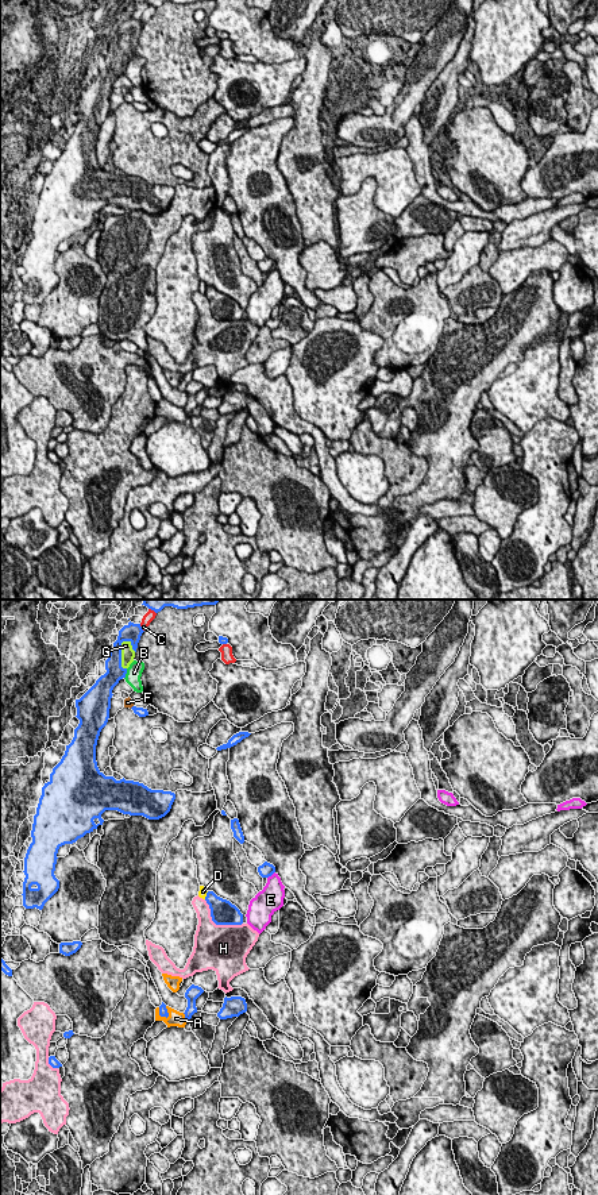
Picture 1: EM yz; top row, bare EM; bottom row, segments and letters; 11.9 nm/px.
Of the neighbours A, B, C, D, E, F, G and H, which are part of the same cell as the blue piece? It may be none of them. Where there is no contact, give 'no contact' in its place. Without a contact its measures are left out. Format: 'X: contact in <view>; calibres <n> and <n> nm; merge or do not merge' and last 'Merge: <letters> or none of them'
A: contact in yz; calibres 120 and 190 nm; merge
B: contact in yz; calibres 200 and 190 nm; do not merge
C: contact in yz; calibres 220 and 120 nm; do not merge
D: contact in yz; calibres 280 and 100 nm; do not merge
E: contact in yz; calibres 170 and 280 nm; do not merge
F: no contact; do not merge
G: contact in yz; calibres 200 and 160 nm; merge
H: contact in yz; calibres 300 and 480 nm; do not merge
Merge: A, G

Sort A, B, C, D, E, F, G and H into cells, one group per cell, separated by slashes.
A G / B F / C / D / E / H

